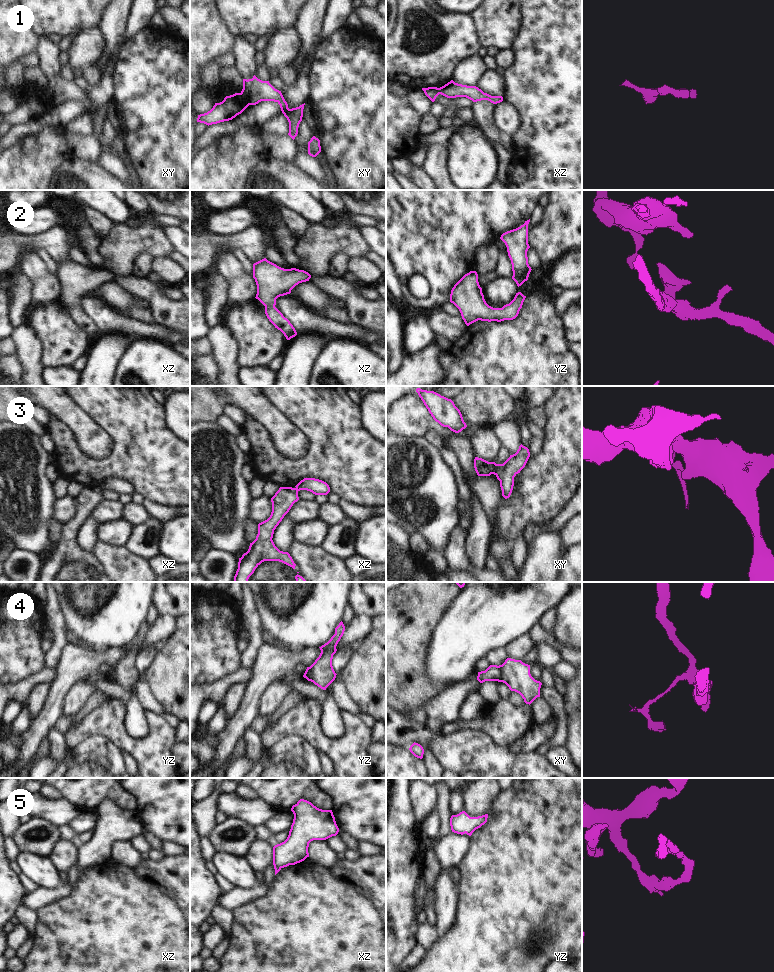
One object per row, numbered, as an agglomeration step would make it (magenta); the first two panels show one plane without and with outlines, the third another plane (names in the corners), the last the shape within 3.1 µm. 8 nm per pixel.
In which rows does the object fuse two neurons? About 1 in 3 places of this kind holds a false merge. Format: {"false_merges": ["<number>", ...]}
{"false_merges": ["1", "3", "4"]}

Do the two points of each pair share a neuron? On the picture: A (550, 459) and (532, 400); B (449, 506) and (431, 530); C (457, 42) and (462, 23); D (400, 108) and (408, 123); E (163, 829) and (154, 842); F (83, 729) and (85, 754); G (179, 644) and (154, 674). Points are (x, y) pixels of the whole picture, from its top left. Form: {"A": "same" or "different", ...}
{"A": "different", "B": "same", "C": "same", "D": "same", "E": "different", "F": "different", "G": "same"}

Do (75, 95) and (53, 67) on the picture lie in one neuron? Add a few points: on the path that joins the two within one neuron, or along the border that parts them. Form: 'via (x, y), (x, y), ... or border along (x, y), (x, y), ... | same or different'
via (67, 90), (53, 75) | same

